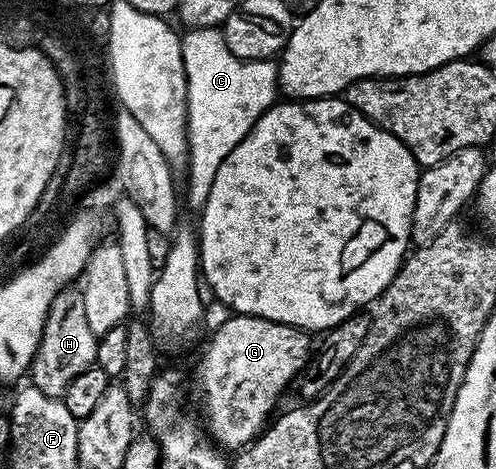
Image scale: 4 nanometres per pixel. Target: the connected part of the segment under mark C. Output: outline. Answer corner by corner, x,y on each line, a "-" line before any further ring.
192,27
186,33
188,35
184,34
181,39
183,64
185,65
185,77
187,78
187,174
185,182
187,182
187,195
191,198
192,205
195,206
195,209
202,209
209,197
209,189
213,189
213,177
217,177
217,169
221,169
225,157
229,157
229,153
233,153
233,149
237,149
237,145
249,133
249,129
253,129
253,125
276,102
277,92
279,91
279,68
271,61
262,63
233,57
233,53
229,53
229,45
225,45
222,30
214,27

